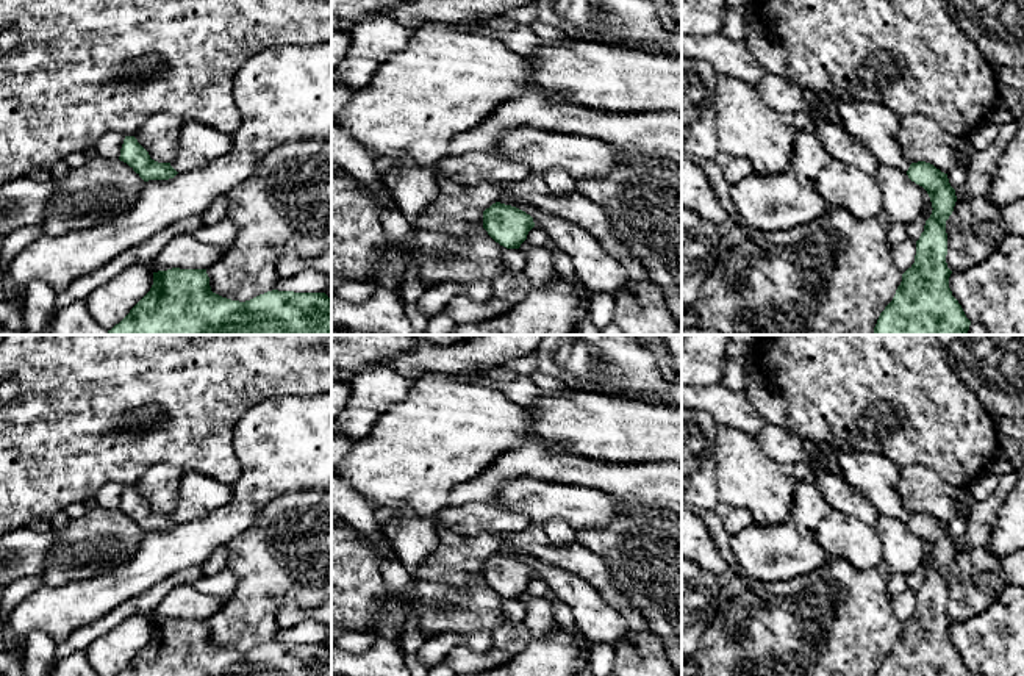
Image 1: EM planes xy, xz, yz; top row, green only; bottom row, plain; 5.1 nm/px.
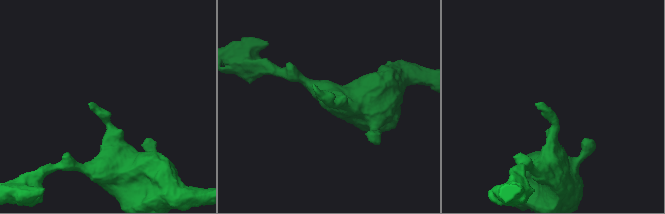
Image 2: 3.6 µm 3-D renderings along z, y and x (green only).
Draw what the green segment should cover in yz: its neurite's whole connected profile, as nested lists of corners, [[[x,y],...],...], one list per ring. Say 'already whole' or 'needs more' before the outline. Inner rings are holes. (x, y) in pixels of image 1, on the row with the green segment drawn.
already whole; [[[926,161],[911,163],[907,175],[927,191],[933,210],[916,241],[915,263],[902,274],[874,335],[968,335],[971,321],[952,296],[946,263],[946,221],[957,202],[955,189],[947,174]]]

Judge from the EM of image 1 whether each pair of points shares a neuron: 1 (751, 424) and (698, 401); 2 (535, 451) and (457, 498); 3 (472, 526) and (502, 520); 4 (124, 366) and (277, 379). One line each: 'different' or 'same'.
1: same
2: same
3: same
4: same

